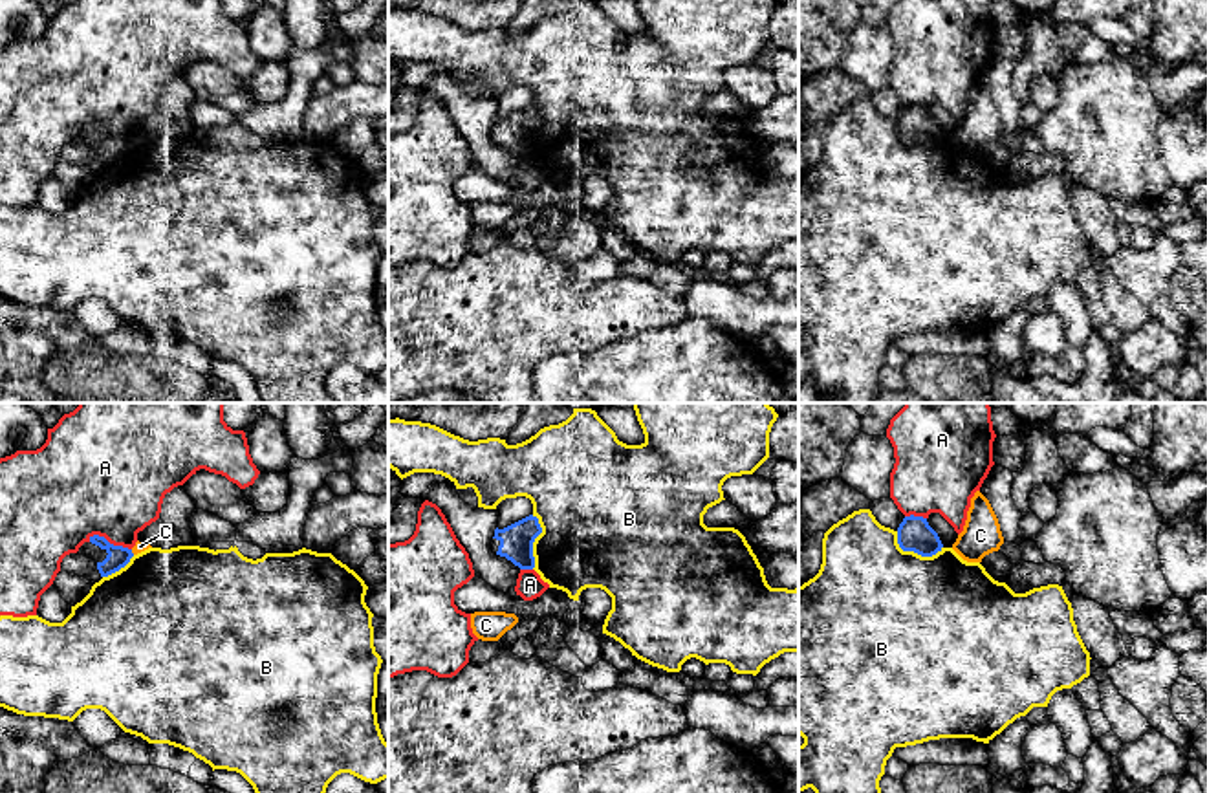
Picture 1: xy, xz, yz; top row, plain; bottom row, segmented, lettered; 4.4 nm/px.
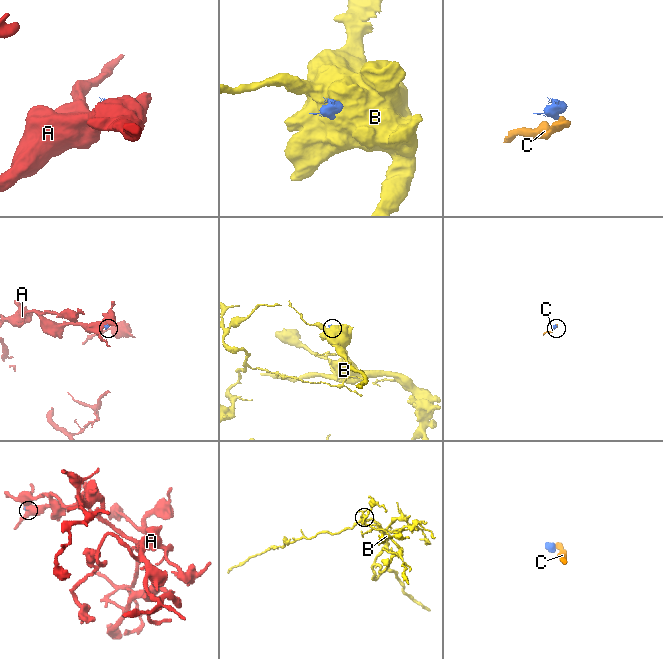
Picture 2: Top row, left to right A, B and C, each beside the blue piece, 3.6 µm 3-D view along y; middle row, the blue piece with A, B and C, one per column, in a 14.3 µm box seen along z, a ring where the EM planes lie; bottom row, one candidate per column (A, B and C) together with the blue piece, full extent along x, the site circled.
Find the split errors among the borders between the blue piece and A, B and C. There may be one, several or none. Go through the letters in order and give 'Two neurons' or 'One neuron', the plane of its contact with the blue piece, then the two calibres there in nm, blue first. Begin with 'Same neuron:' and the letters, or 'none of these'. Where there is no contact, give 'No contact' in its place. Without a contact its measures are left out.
Same neuron: none of these
A: Two neurons. Touches blue in xy. Thickness 100 nm (blue) against 460 nm
B: Two neurons. Touches blue in yz. Thickness 150 nm (blue) against 480 nm
C: Two neurons. Touches blue in xy. Thickness 100 nm (blue) against 50 nm

